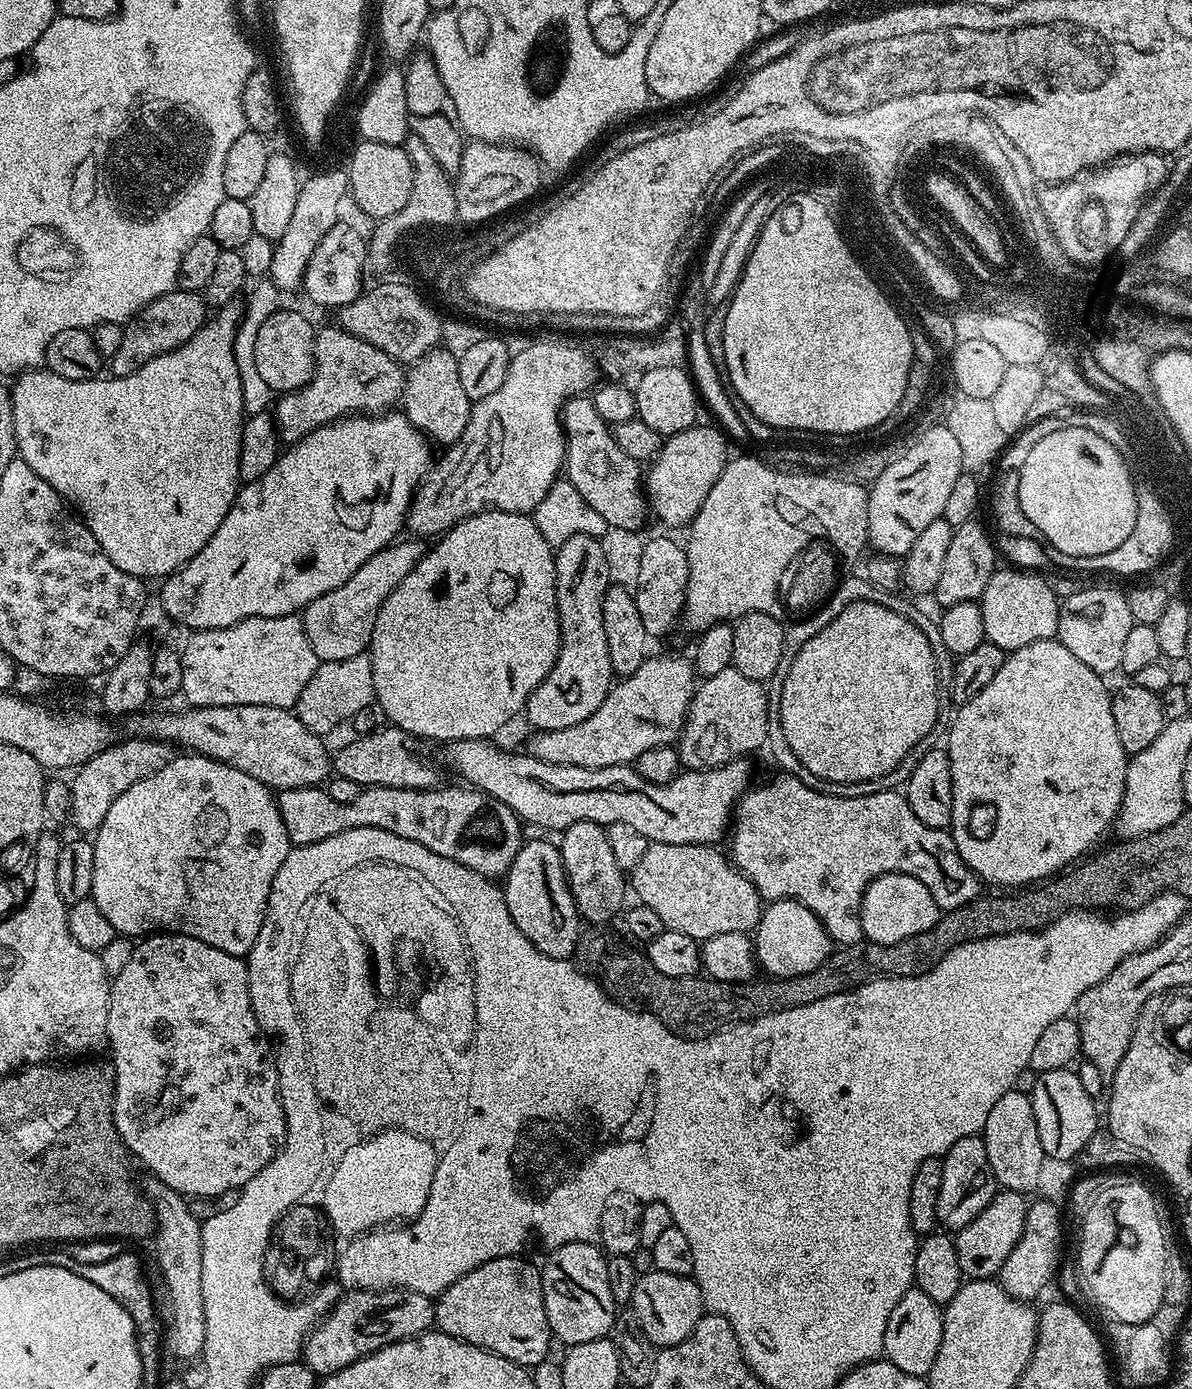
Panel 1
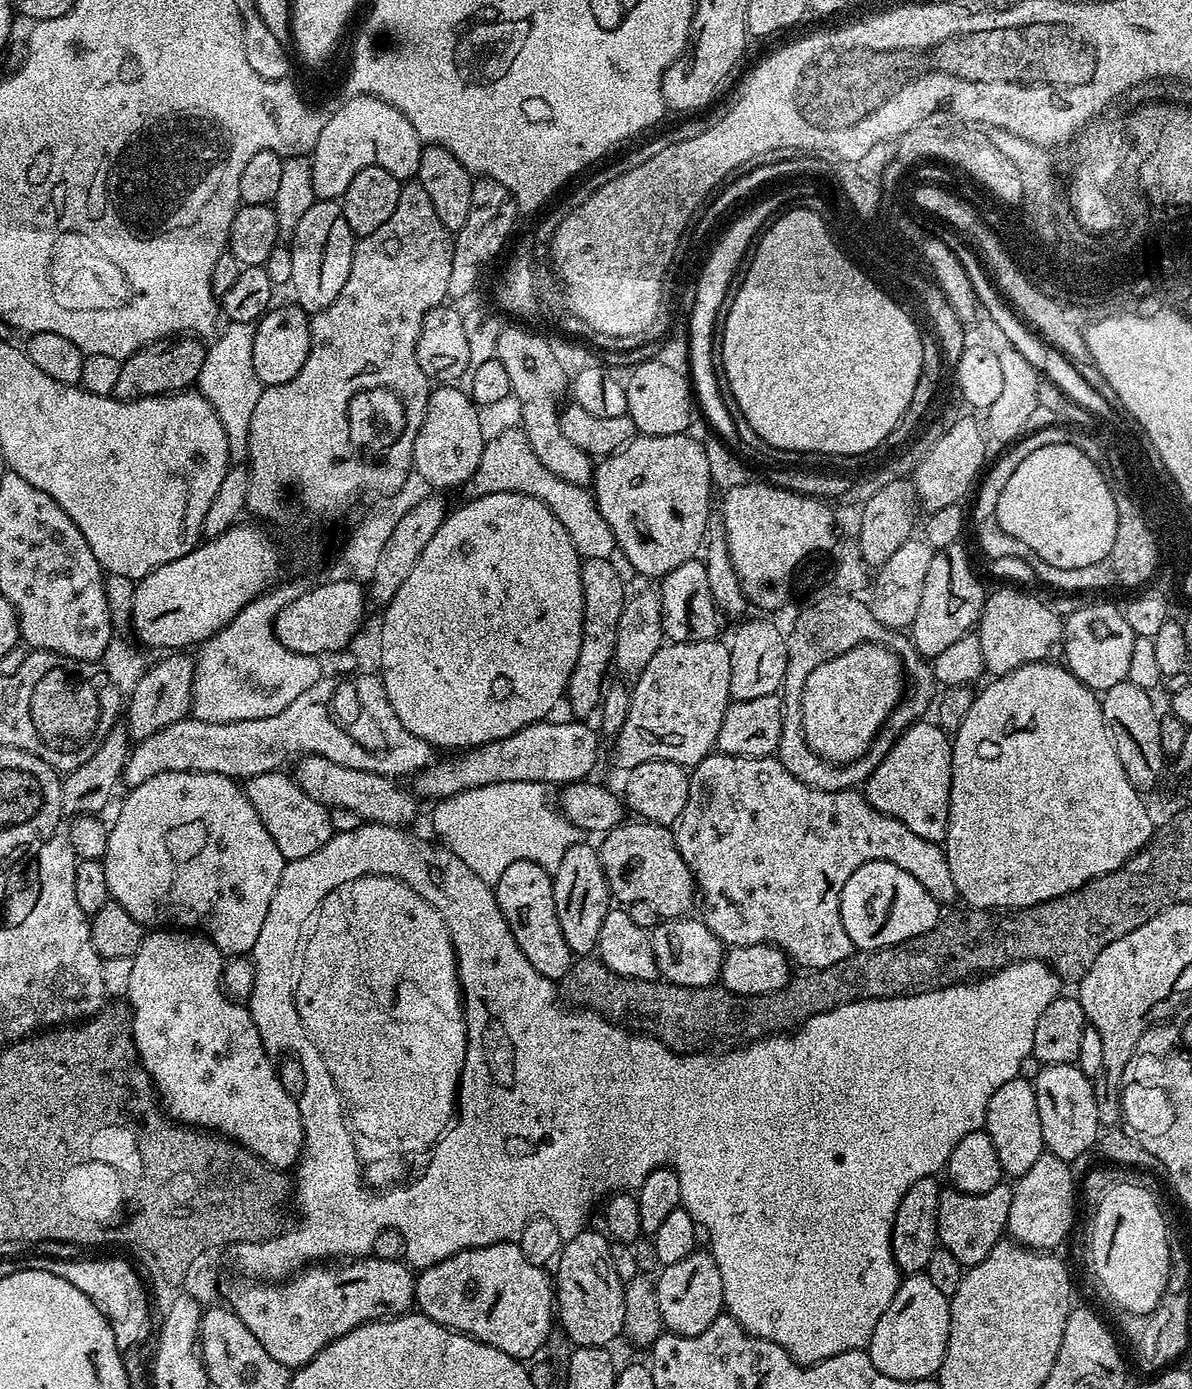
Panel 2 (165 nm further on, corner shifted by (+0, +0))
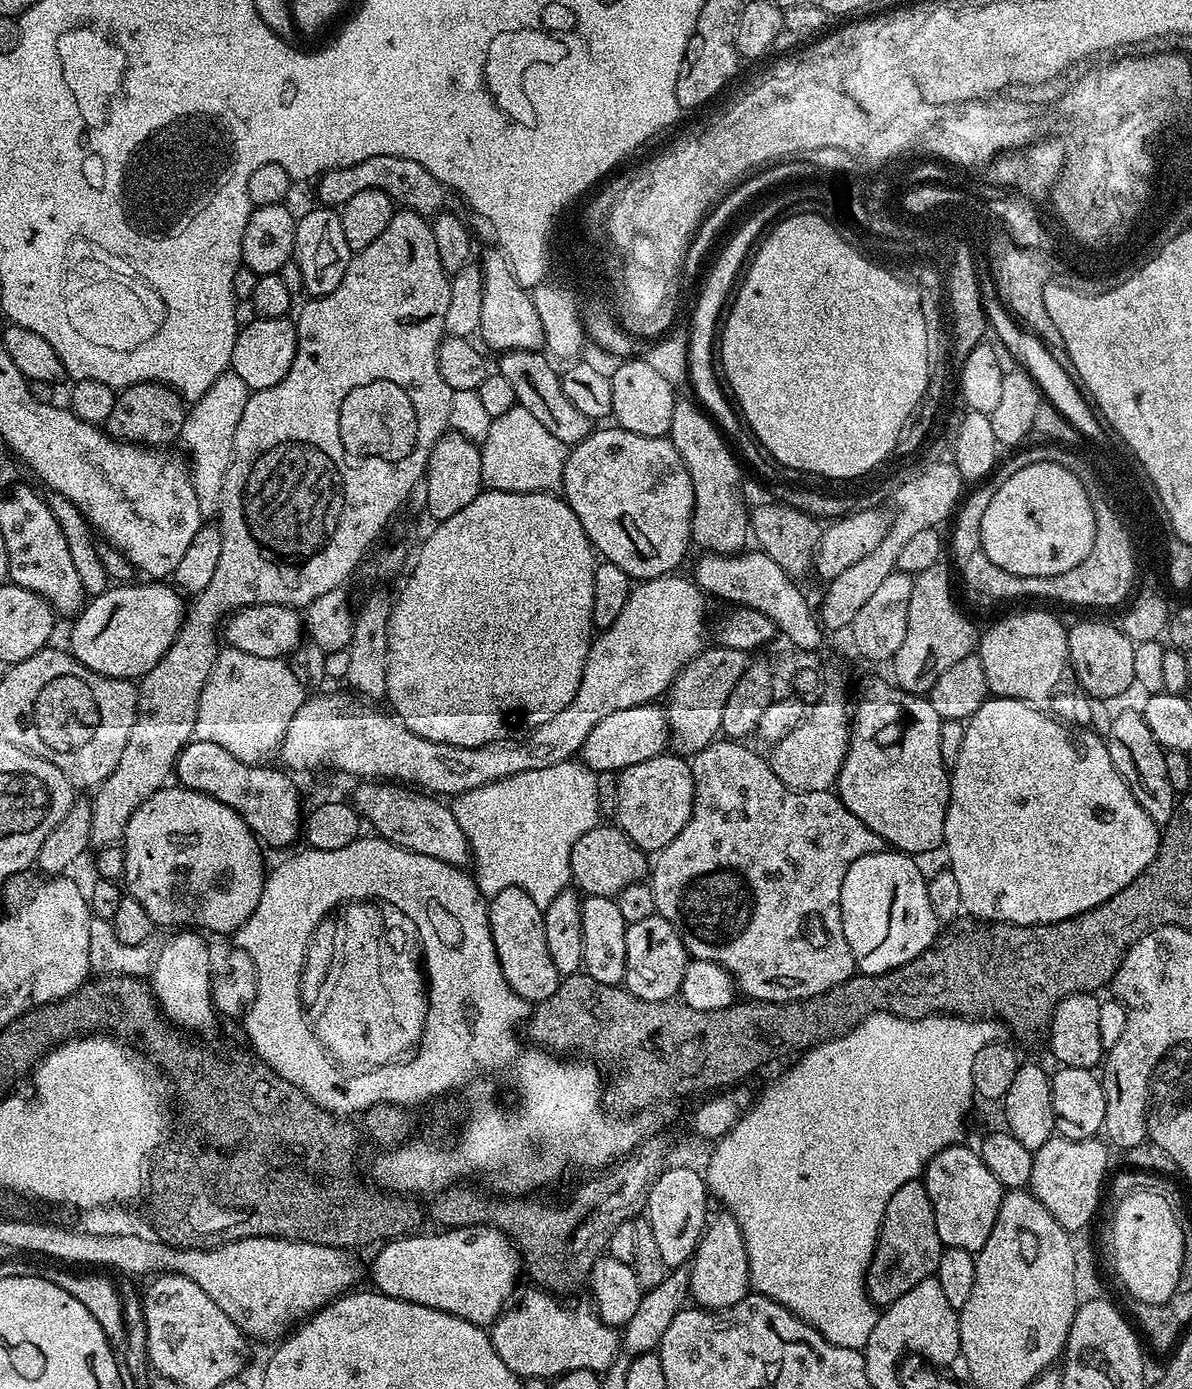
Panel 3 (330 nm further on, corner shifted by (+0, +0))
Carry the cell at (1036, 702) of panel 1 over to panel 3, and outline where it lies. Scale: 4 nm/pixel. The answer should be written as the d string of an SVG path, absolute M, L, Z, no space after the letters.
M992 696L985 700L982 706L978 706L976 713L966 721L964 729L966 730L966 738L962 738L962 751L958 754L958 762L950 770L952 785L950 786L950 802L946 810L946 830L944 831L943 847L945 849L948 848L948 864L952 867L952 880L956 883L956 892L960 895L960 900L964 903L965 910L968 911L965 913L969 917L981 922L1021 924L1022 926L1030 926L1031 924L1057 924L1063 920L1074 918L1083 912L1088 912L1092 908L1099 906L1102 902L1114 898L1114 894L1118 894L1118 890L1130 886L1130 882L1134 882L1134 878L1138 878L1138 874L1142 874L1146 870L1146 866L1150 866L1150 862L1156 857L1156 851L1160 845L1161 829L1150 818L1150 814L1146 814L1146 810L1142 810L1142 806L1138 806L1138 798L1134 798L1134 794L1130 794L1130 786L1126 786L1122 774L1118 774L1118 770L1114 770L1114 762L1110 762L1110 750L1103 735L1095 736L1094 733L1088 732L1092 730L1081 730L1076 726L1061 724L1060 721L1052 716L1047 716L1042 710L1038 710L1021 700L1006 698L1005 696Z

